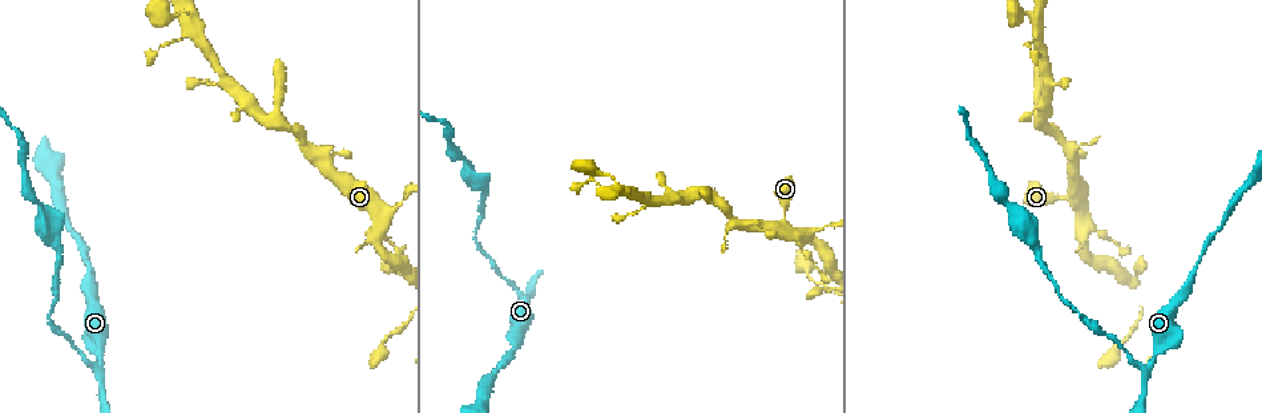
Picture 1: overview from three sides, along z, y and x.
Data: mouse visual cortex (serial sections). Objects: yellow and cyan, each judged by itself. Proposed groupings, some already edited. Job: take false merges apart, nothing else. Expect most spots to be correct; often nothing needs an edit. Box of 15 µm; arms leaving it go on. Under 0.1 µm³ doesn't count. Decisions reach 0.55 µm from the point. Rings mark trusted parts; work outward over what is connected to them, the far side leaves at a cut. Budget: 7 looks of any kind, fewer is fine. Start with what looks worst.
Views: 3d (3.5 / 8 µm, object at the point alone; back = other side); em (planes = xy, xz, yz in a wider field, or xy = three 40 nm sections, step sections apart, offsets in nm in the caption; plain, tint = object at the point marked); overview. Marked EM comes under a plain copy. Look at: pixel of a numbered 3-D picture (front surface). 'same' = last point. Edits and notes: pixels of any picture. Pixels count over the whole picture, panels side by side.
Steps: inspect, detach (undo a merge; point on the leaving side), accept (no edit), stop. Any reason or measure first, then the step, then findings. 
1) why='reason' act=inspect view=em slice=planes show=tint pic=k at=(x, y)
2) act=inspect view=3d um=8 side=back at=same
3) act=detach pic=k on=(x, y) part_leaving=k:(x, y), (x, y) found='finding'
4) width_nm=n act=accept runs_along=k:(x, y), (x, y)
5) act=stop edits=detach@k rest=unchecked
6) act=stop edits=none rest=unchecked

why='sharp bend' act=inspect view=3d um=8 pic=1 at=(102, 372)

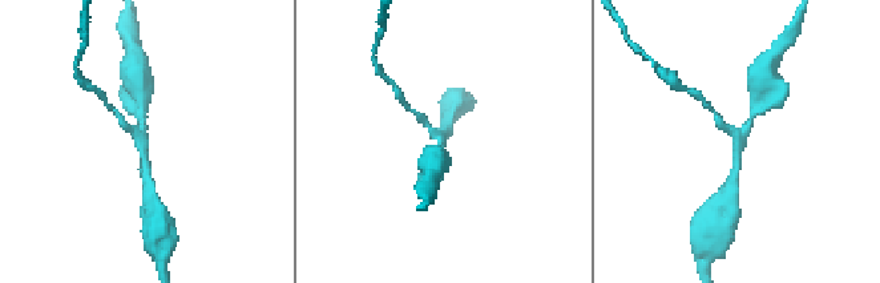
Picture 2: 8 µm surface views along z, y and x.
why='shape alone is not enough' act=inspect view=em slice=xy step=5 show=tint pic=2 at=(739, 139)

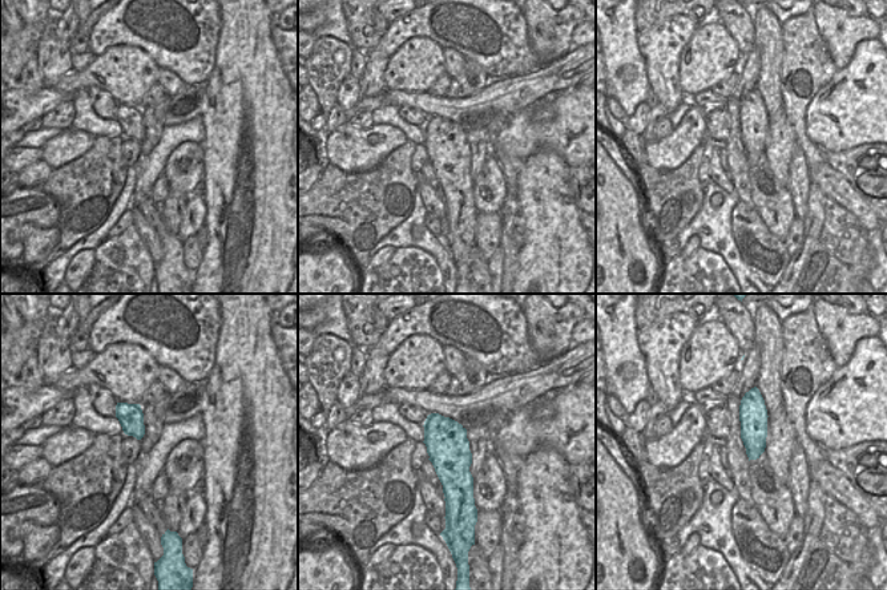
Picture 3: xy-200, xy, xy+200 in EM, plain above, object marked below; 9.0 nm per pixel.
width_nm=380 act=accept runs_along=2:(440, 156), (440, 138), (419, 116) found='all the same cell'

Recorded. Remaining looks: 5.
why='a narrow waist' act=inspect view=3d um=8 pic=1 at=(1004, 200)

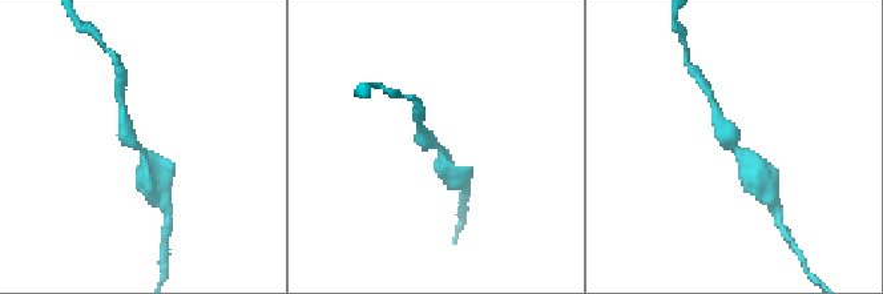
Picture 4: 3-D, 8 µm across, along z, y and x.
why='closer look' act=inspect view=3d um=3.5 pic=4 at=(136, 145)

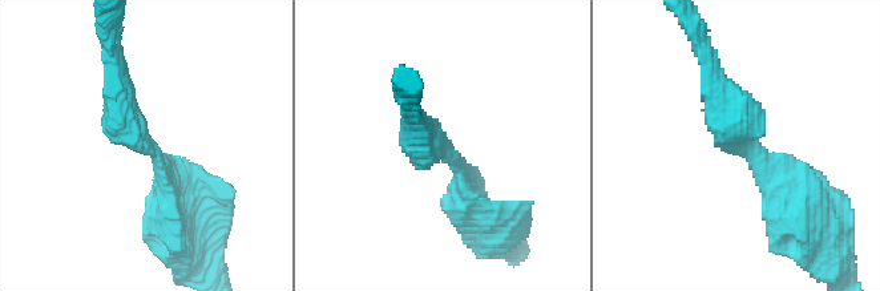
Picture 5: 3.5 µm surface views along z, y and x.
arm_widths_nm=350,350 why='need the tissue' act=inspect view=em slice=xy step=3 show=tint pic=5 at=(444, 153)

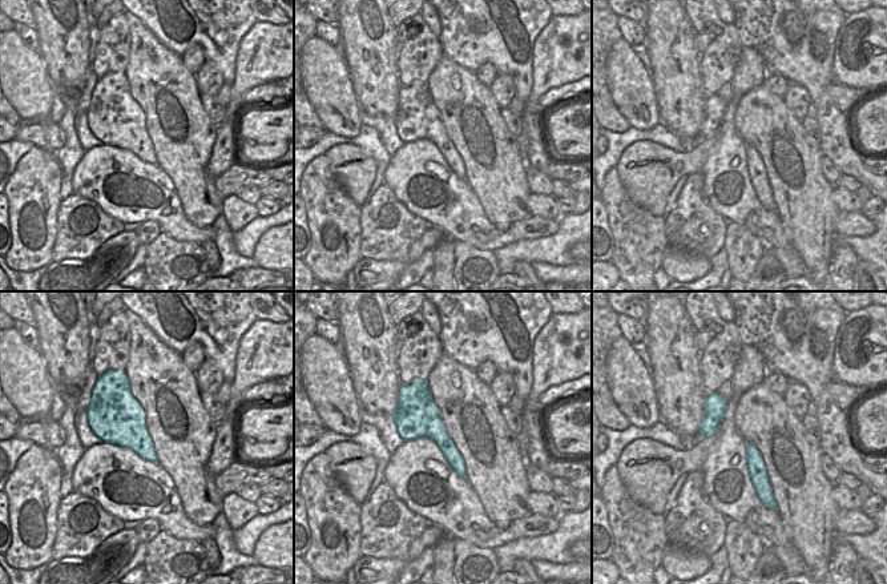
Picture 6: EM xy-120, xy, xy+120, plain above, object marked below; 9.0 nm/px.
width_nm=320 act=accept runs_along=6:(749, 446), (765, 491) found='one cell here'

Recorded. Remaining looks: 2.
act=inspect view=3d um=8 pic=1 at=(1073, 193)

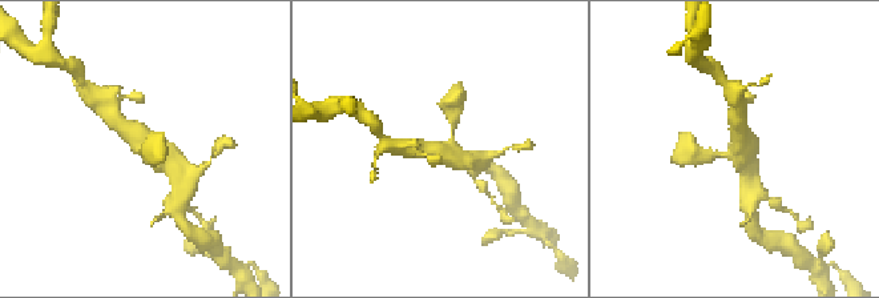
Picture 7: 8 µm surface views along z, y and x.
act=inspect view=3d um=3.5 pic=7 at=(450, 152)

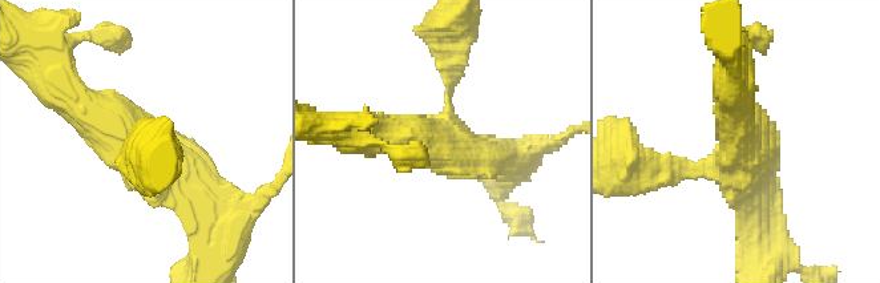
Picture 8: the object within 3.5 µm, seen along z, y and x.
arms=3 act=accept runs_along=8:(451, 48), (447, 129), (374, 136) found='one cell here'

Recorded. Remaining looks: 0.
act=stop edits=none rest=unchecked

